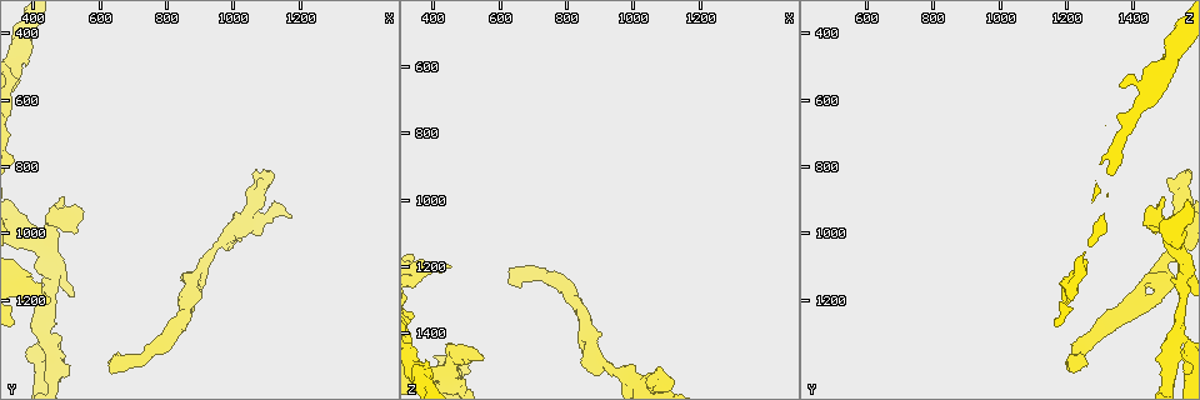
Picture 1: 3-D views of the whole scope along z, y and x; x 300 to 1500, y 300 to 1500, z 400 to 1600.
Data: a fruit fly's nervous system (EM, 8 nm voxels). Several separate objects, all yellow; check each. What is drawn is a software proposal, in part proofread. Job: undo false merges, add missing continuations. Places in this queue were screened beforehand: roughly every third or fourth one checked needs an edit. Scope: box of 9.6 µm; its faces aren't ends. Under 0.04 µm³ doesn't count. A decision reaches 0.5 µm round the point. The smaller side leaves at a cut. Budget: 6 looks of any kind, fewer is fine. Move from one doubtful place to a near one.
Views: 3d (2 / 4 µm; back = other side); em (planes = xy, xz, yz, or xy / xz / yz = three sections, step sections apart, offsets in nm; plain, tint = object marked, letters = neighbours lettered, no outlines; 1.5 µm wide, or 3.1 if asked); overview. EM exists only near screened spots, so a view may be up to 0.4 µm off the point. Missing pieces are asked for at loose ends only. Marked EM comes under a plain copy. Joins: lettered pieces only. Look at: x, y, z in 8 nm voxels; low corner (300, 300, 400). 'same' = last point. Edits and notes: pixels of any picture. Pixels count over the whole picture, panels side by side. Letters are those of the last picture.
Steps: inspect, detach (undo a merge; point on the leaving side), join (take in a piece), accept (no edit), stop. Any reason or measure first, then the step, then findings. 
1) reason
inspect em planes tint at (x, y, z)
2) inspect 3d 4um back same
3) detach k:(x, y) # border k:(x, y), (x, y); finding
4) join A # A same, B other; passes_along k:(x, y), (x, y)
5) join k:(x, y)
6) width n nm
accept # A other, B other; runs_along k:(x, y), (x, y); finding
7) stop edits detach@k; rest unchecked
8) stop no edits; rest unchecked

long arm stops here
inspect 3d 4um at (630, 1420, 1220)

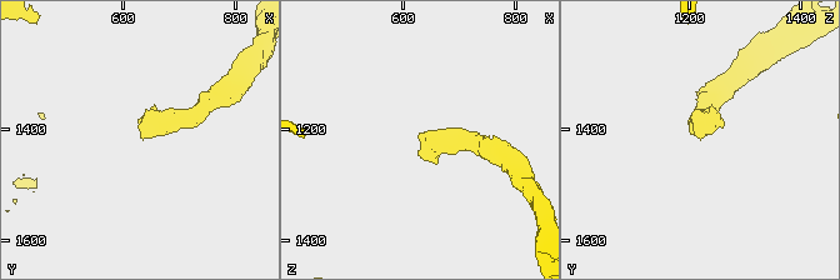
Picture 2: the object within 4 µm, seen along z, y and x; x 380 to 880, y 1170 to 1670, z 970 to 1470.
shape alone is not enough
inspect em planes tint at (635, 1420, 1220)

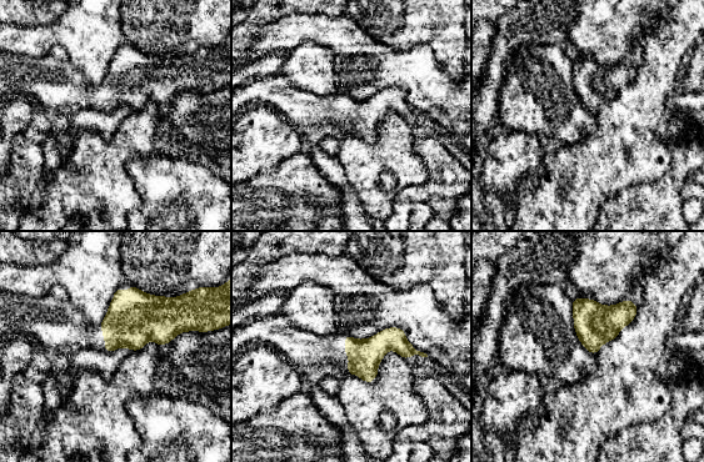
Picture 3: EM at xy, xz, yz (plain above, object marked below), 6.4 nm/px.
what lies round it
inspect em planes letters same

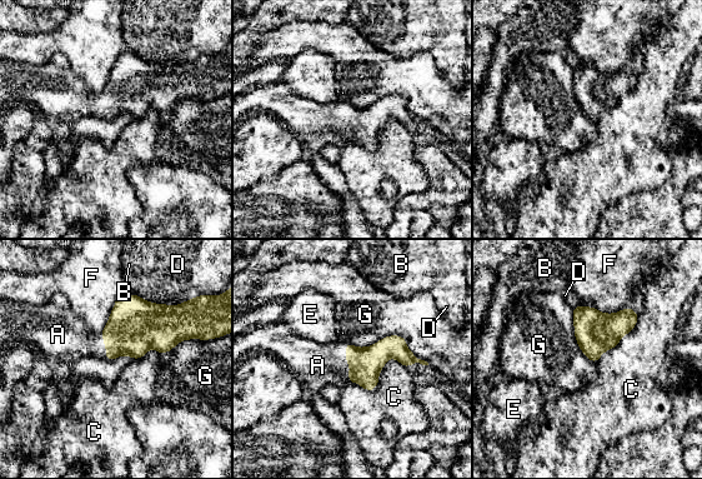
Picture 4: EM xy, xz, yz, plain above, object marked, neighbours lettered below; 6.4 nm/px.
longest_contact G 550 nm
join 4:(317, 365) # A same, B other, C other, D other, E other, F other, G other; passes_along 4:(366, 363), (346, 360), (317, 365); it goes on there

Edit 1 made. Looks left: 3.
redraw
inspect overview

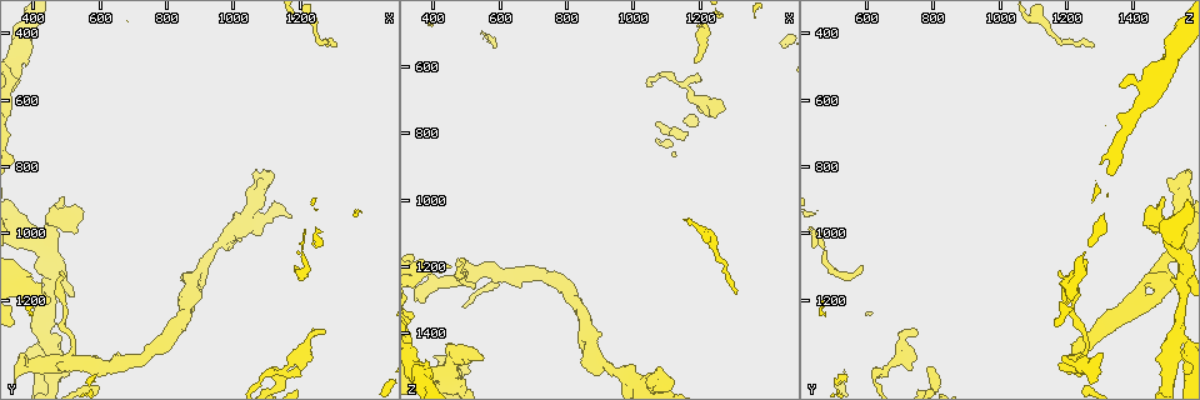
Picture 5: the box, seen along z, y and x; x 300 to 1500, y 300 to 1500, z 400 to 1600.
three arms meet
inspect em planes letters at (420, 1030, 1520)

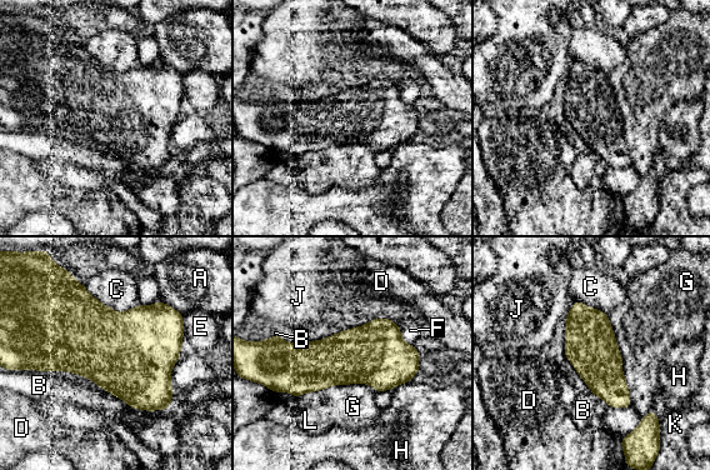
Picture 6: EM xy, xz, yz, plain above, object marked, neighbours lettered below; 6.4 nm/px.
width 320 nm
accept # A other, B other, C other, D other, E other, F other, G other, H other, J other, K other, L other; border 6:(606, 314), (633, 405); continuous, no second neuron

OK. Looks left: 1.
stop edits join@4; rest unchecked

